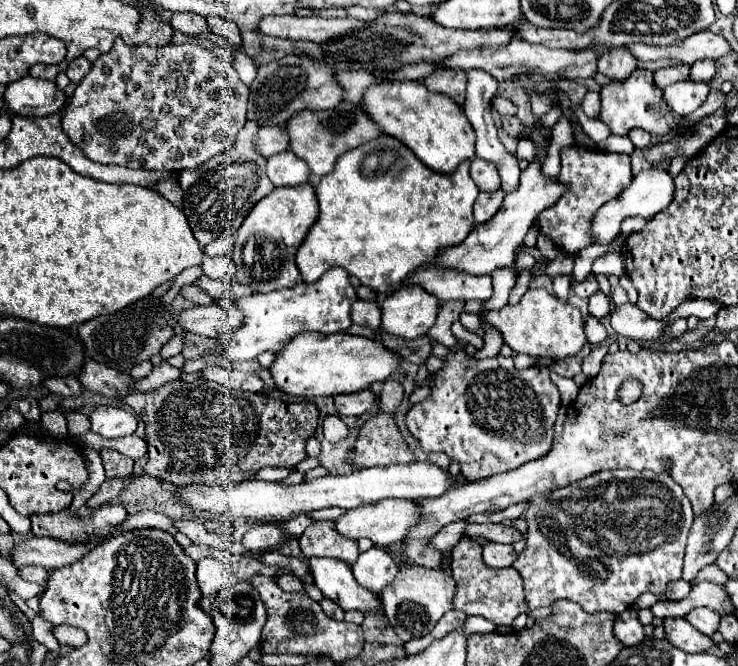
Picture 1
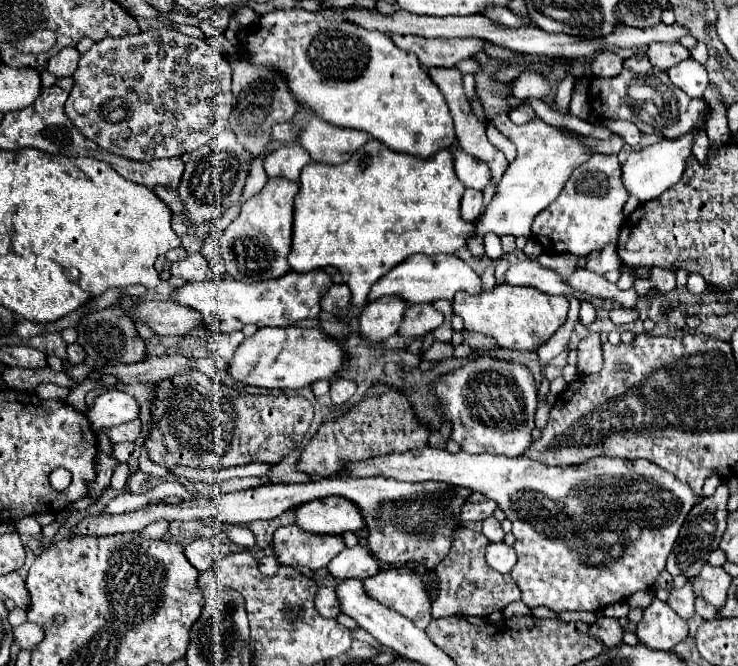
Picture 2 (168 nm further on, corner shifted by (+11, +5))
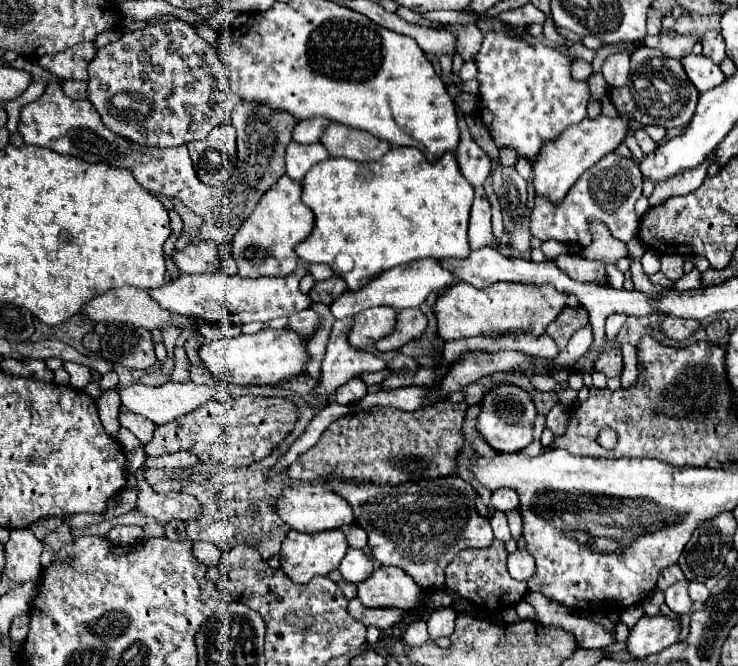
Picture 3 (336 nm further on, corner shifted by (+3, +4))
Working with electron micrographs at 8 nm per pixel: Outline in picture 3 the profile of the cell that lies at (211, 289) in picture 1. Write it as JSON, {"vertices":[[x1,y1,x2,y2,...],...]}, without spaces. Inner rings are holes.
{"vertices":[[195,241,183,251,173,251,173,261,181,273,205,273,219,269,217,243,215,241]]}

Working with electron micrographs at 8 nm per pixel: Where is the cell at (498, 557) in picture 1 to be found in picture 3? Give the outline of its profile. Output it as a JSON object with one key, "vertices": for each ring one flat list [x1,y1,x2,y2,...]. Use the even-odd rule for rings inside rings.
{"vertices":[[515,551,509,555,507,567,509,567,509,573,513,579,527,581,535,573,535,559,527,551]]}

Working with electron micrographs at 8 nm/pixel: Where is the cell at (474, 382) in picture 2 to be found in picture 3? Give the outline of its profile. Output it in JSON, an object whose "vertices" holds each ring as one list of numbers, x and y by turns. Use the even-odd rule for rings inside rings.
{"vertices":[[499,385,483,397,483,409,477,417,477,427,483,439,499,453,517,453,533,441,535,405,531,397,513,385]]}

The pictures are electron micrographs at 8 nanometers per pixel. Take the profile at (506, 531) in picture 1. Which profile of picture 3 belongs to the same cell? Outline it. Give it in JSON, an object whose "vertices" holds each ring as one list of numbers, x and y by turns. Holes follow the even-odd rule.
{"vertices":[[495,511,493,517,489,519,489,523,491,523,491,527,493,527,495,539,499,539,499,541,503,541,503,543,507,543,507,541,511,539,511,533,509,533,509,525,507,525,507,517,505,517,505,513]]}

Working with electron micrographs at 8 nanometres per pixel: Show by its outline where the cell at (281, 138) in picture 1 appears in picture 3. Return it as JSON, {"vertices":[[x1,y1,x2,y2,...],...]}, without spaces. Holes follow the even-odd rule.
{"vertices":[[313,117,313,119,299,121,297,127,295,127,295,131,293,131,293,139,297,143,305,143,305,145,307,143,317,143,329,123,331,121,329,119,323,119,323,117]]}

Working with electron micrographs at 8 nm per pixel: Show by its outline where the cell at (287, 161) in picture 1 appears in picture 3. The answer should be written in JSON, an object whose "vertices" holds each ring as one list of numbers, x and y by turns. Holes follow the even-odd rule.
{"vertices":[[291,141,289,147,287,147,287,155,285,155,285,163,287,163,287,175,293,179,293,181,303,181,305,173,325,161,329,157,329,153,325,151,323,143,313,143,313,145,301,145,301,143,295,143]]}

